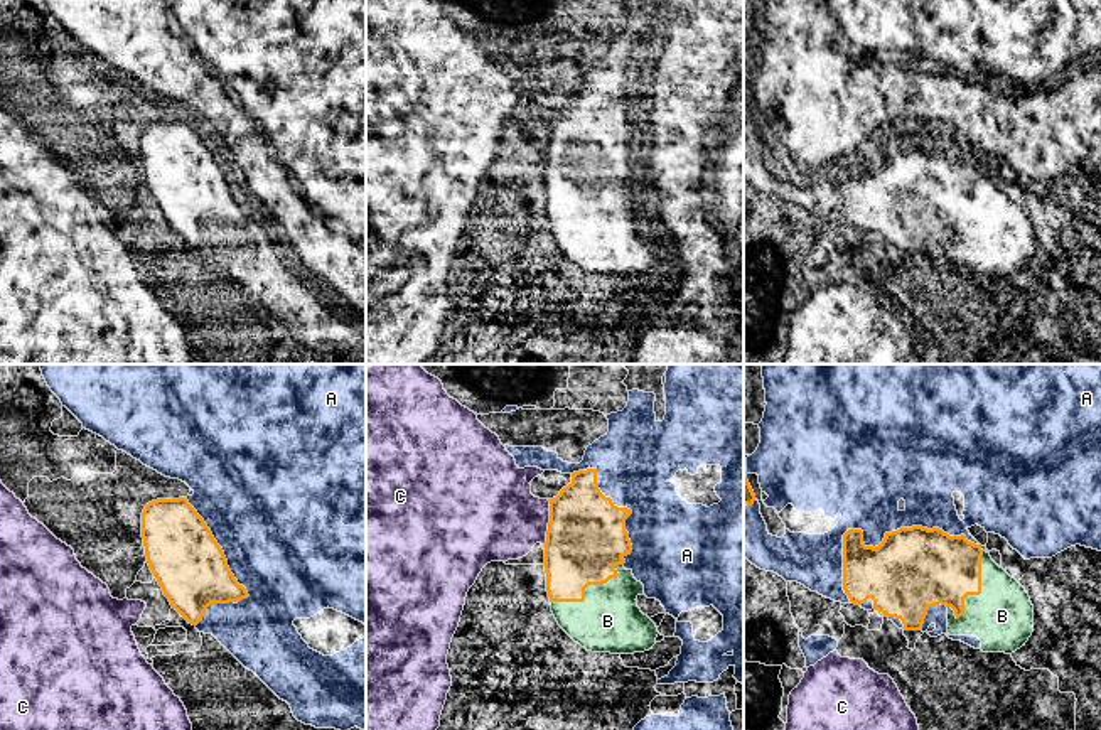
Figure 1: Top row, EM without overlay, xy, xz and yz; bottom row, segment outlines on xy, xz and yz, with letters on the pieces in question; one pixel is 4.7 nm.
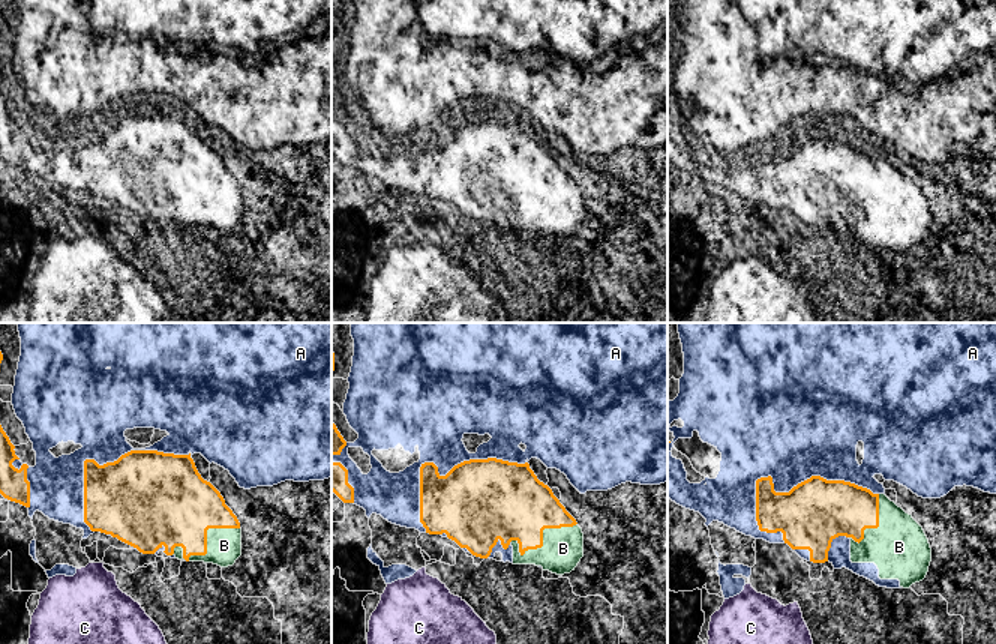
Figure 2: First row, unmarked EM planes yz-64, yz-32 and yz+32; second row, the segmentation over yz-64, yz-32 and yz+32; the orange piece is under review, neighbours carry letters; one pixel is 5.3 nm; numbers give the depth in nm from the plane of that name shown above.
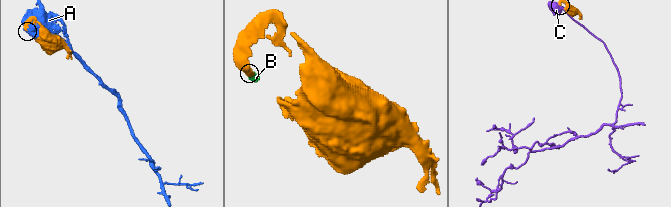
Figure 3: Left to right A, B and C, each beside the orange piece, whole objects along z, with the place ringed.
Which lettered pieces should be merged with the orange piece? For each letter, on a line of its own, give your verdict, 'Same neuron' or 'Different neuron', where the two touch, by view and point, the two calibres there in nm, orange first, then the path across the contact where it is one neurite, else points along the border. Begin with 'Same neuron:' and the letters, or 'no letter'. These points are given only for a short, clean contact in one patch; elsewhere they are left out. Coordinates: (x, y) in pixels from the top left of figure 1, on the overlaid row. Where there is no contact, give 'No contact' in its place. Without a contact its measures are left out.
Same neuron: B
A: Different neuron. Touches orange at yz (884, 540). Thickness 400 nm (orange) against 320 nm
B: Same neuron. Touches orange at xz (587, 585). Thickness 380 nm (orange) against 300 nm
C: Different neuron. Touches orange at xz (548, 523). Thickness 380 nm (orange) against 420 nm

